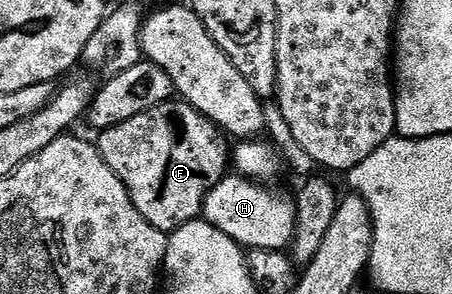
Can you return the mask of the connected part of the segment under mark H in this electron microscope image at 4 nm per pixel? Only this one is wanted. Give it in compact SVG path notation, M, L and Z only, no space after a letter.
M246 176L222 178L209 192L202 217L210 226L225 232L239 246L251 250L286 251L295 236L295 223L299 221L297 202L292 195L290 198L267 186L270 185Z

